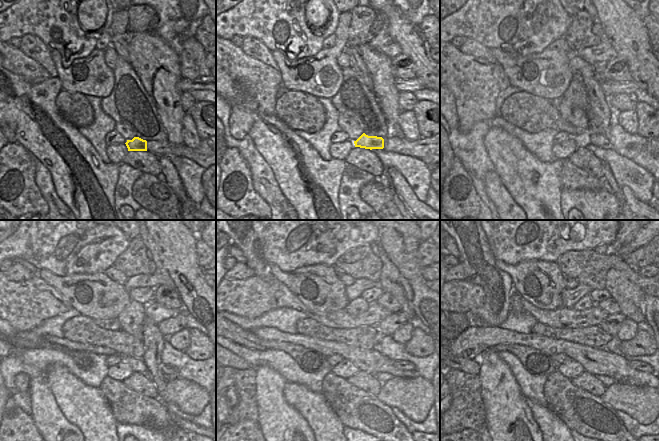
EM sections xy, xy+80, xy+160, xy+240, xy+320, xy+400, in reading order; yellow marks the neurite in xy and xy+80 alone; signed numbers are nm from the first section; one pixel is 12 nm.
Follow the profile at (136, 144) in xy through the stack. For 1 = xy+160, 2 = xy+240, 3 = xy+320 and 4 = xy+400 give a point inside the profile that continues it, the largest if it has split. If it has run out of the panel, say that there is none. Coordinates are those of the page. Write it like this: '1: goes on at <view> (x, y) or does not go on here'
1: goes on at xy+160 (601, 141)
2: goes on at xy+240 (166, 369)
3: goes on at xy+320 (401, 365)
4: goes on at xy+400 (637, 365)

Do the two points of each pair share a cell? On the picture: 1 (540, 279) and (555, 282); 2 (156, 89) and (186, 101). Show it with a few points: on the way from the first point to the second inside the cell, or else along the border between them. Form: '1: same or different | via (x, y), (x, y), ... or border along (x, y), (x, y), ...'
1: same | via (544, 283), (548, 286), (551, 284)
2: different | border along (180, 92), (180, 105), (186, 111)

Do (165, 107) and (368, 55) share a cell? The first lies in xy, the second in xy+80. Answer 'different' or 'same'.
same

